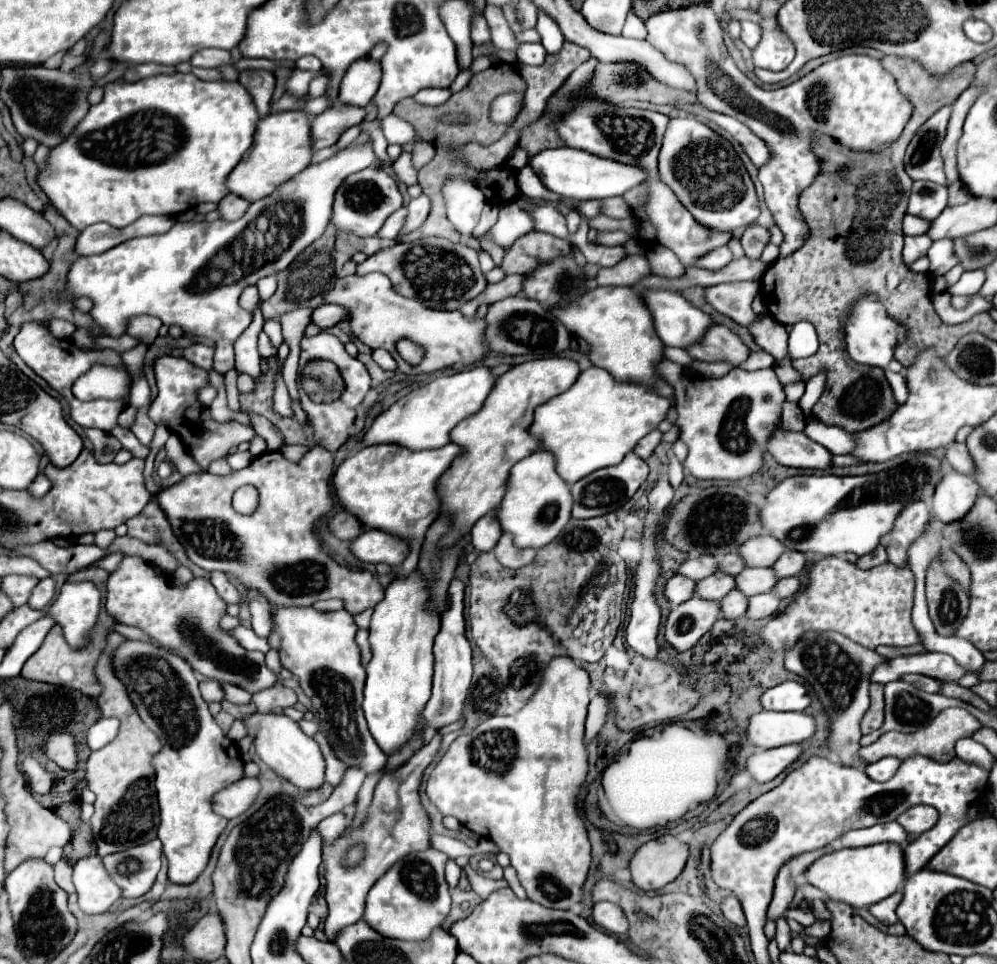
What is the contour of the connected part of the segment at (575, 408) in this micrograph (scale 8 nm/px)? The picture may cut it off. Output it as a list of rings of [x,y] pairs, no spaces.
[[[590,367],[582,371],[576,379],[576,383],[560,393],[558,397],[552,397],[550,401],[542,403],[534,411],[534,421],[530,425],[530,435],[538,439],[536,451],[548,451],[556,459],[556,471],[558,475],[568,483],[576,483],[578,479],[590,475],[596,469],[616,465],[626,453],[634,449],[638,439],[642,439],[646,433],[656,429],[656,425],[666,417],[666,411],[672,407],[672,399],[660,397],[652,389],[646,389],[642,385],[632,383],[618,383],[612,379],[612,375],[606,369]]]

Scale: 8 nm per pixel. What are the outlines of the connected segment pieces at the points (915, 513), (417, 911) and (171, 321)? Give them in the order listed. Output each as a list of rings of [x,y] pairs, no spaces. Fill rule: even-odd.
[[[912,501],[898,513],[892,531],[880,541],[888,551],[888,561],[894,565],[906,565],[908,545],[922,535],[930,517],[932,513],[924,501]]]
[[[436,849],[410,853],[396,861],[370,889],[366,899],[364,919],[390,939],[422,941],[434,927],[440,927],[450,911],[450,893],[444,879],[444,865],[448,855]]]
[[[364,143],[358,147],[340,149],[334,157],[310,165],[290,181],[276,187],[276,191],[264,199],[254,201],[248,211],[238,221],[214,221],[214,223],[174,223],[168,233],[130,239],[106,253],[94,257],[78,257],[68,275],[66,285],[60,291],[62,299],[92,299],[94,307],[90,311],[92,319],[100,329],[106,331],[108,337],[118,339],[126,333],[128,321],[136,315],[152,315],[158,317],[166,327],[178,325],[186,335],[208,337],[214,341],[214,369],[230,371],[234,369],[234,341],[242,335],[242,331],[250,325],[252,315],[244,311],[238,303],[242,291],[250,285],[256,285],[258,279],[284,271],[306,247],[310,247],[318,237],[322,237],[328,221],[330,221],[330,205],[334,199],[334,191],[338,183],[346,179],[346,175],[362,171],[374,165],[376,155],[372,143]]]

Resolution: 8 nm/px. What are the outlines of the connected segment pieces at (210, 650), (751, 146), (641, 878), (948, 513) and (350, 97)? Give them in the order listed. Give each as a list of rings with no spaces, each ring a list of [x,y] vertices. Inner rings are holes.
[[[124,557],[118,569],[108,577],[106,611],[118,623],[138,627],[160,647],[176,653],[194,671],[210,679],[242,687],[252,695],[278,683],[276,673],[264,663],[264,653],[244,649],[228,631],[220,627],[220,619],[226,615],[226,601],[218,597],[210,579],[194,577],[184,587],[176,587],[168,575],[158,573],[154,565],[142,557]]]
[[[700,103],[698,105],[684,105],[682,107],[684,111],[696,115],[696,117],[704,117],[708,121],[714,121],[718,127],[726,129],[746,151],[746,155],[750,157],[750,161],[756,165],[756,167],[762,167],[770,161],[772,153],[770,153],[770,147],[766,145],[766,141],[762,141],[760,137],[756,137],[744,123],[740,123],[738,119],[734,117],[726,117],[722,113],[714,113],[714,111],[708,111],[706,107],[702,107]]]
[[[672,835],[644,843],[630,861],[632,883],[640,891],[658,891],[674,881],[688,859],[688,847]]]
[[[946,469],[934,491],[934,515],[942,523],[950,523],[950,519],[960,519],[974,505],[978,489],[980,487],[974,477],[962,475],[954,469]]]
[[[370,59],[354,61],[340,81],[338,101],[344,105],[366,107],[378,91],[380,75],[382,75],[380,63]]]

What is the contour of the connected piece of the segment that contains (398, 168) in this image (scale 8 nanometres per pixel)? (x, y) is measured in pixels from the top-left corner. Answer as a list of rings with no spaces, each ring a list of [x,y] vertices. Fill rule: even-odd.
[[[402,153],[396,163],[392,165],[396,177],[406,183],[406,185],[414,185],[416,183],[416,171],[412,169],[412,161],[410,161],[410,153]]]

